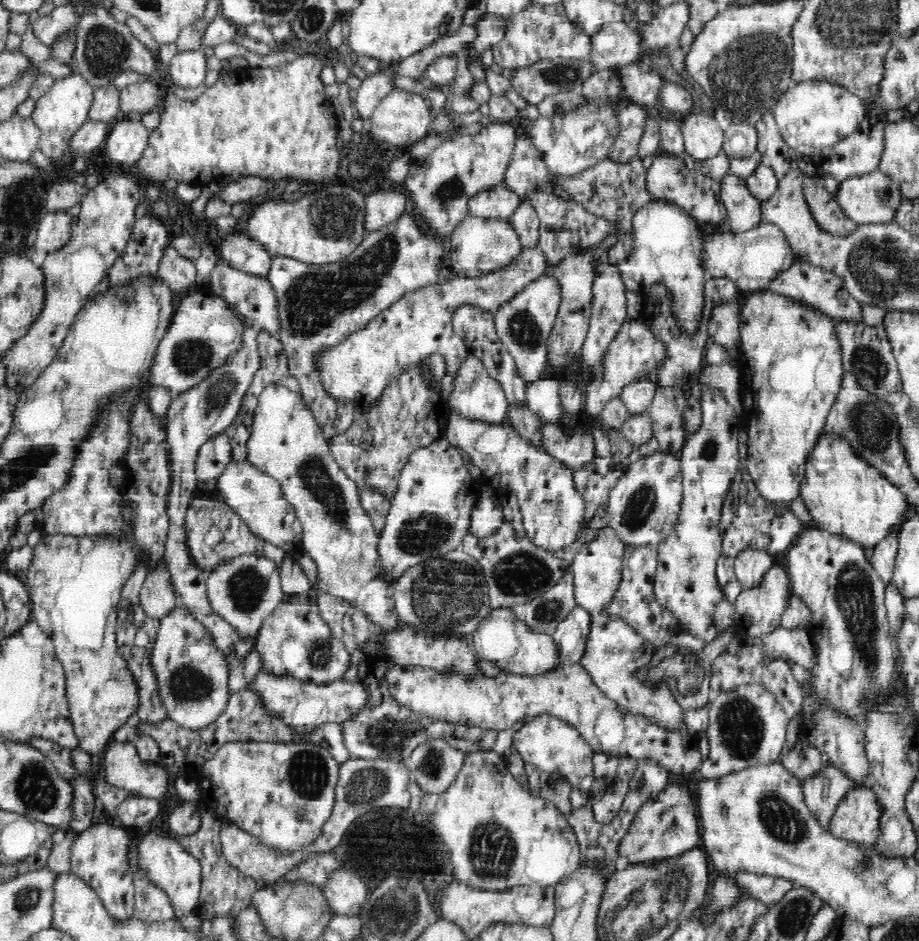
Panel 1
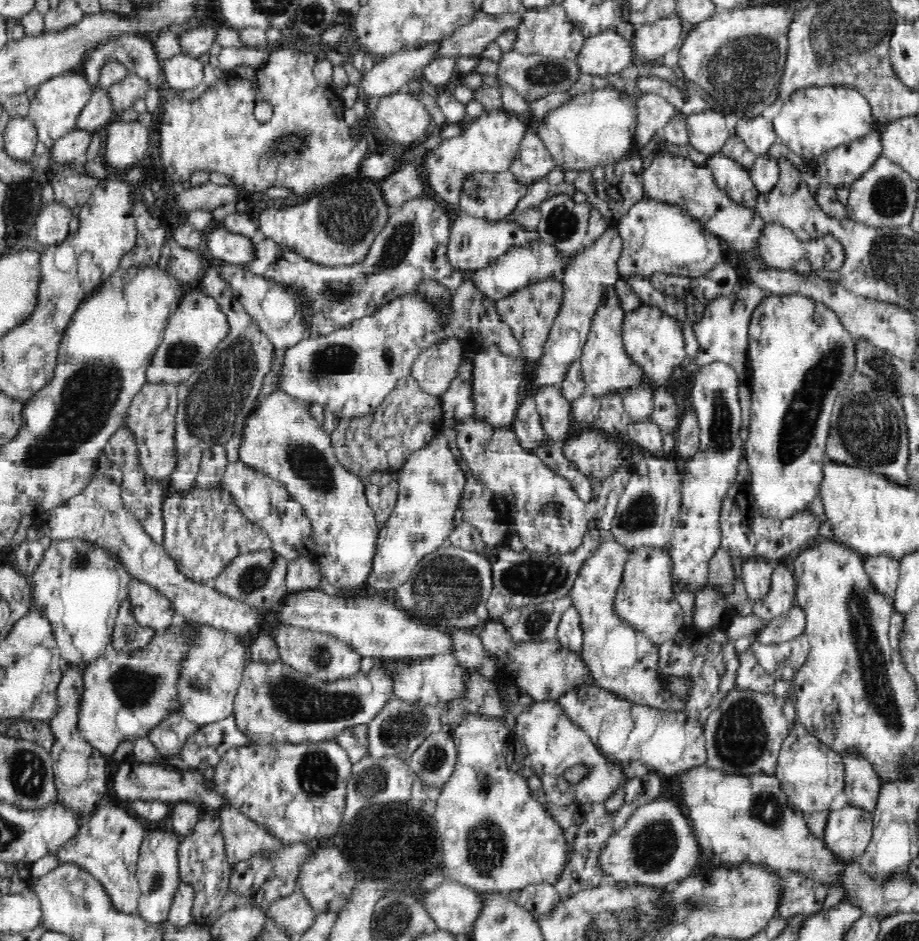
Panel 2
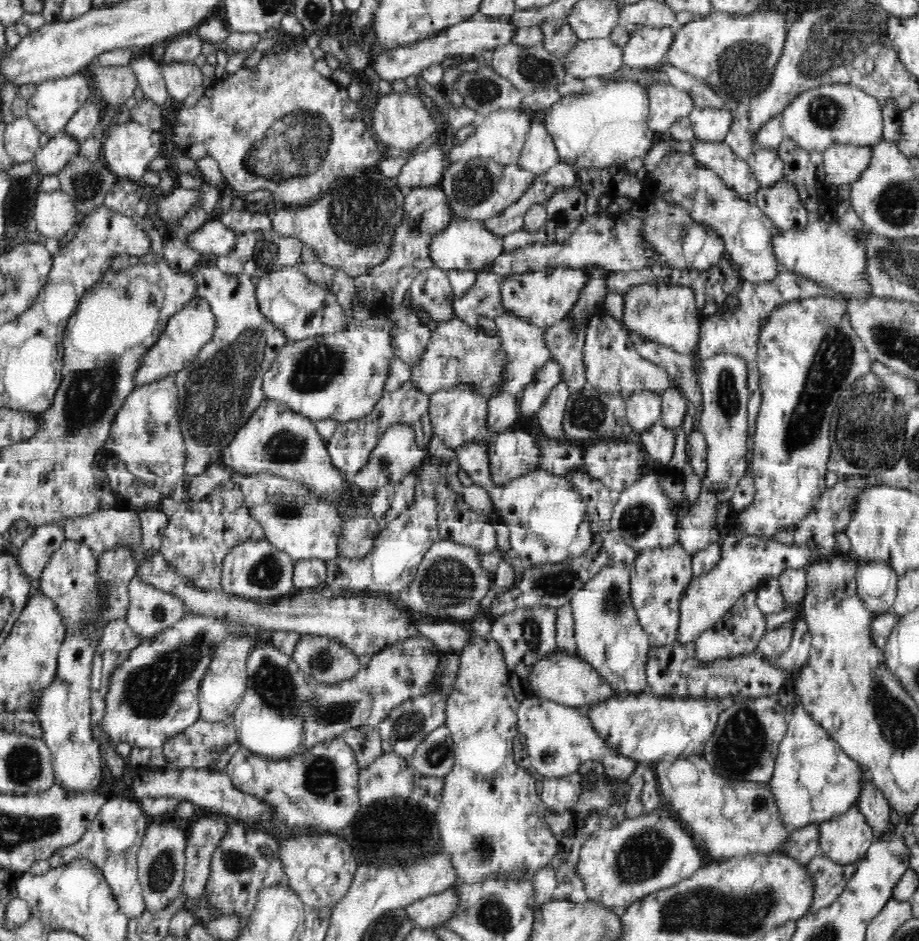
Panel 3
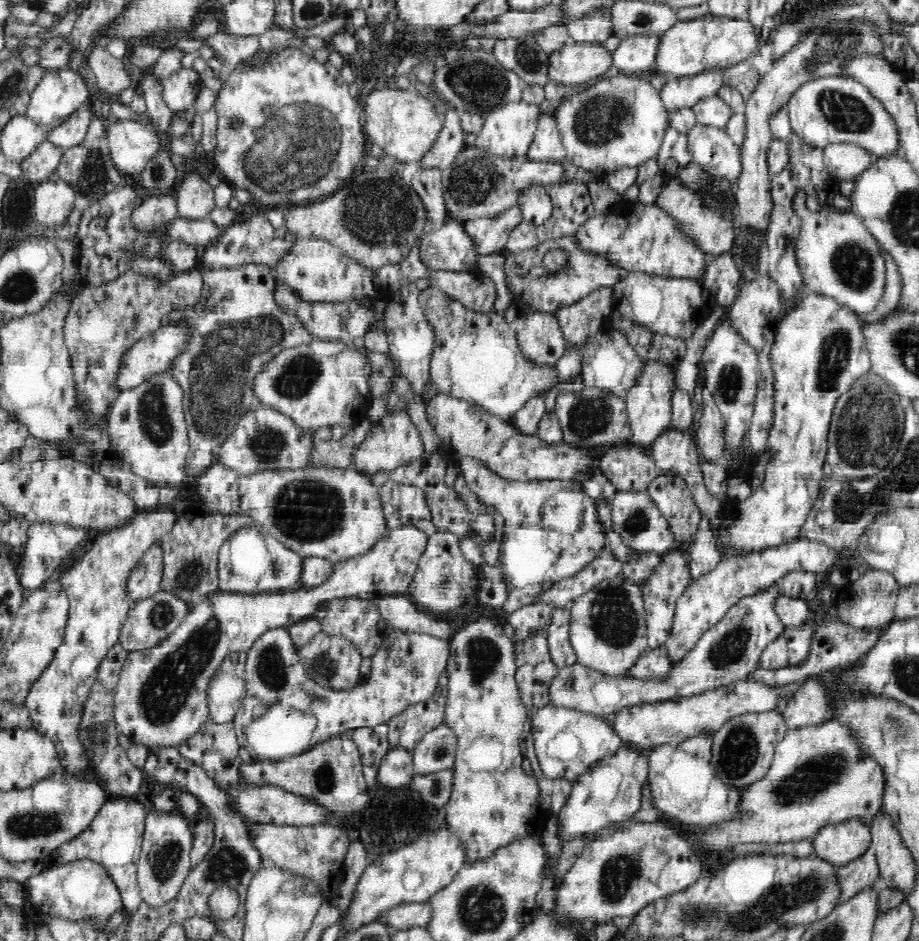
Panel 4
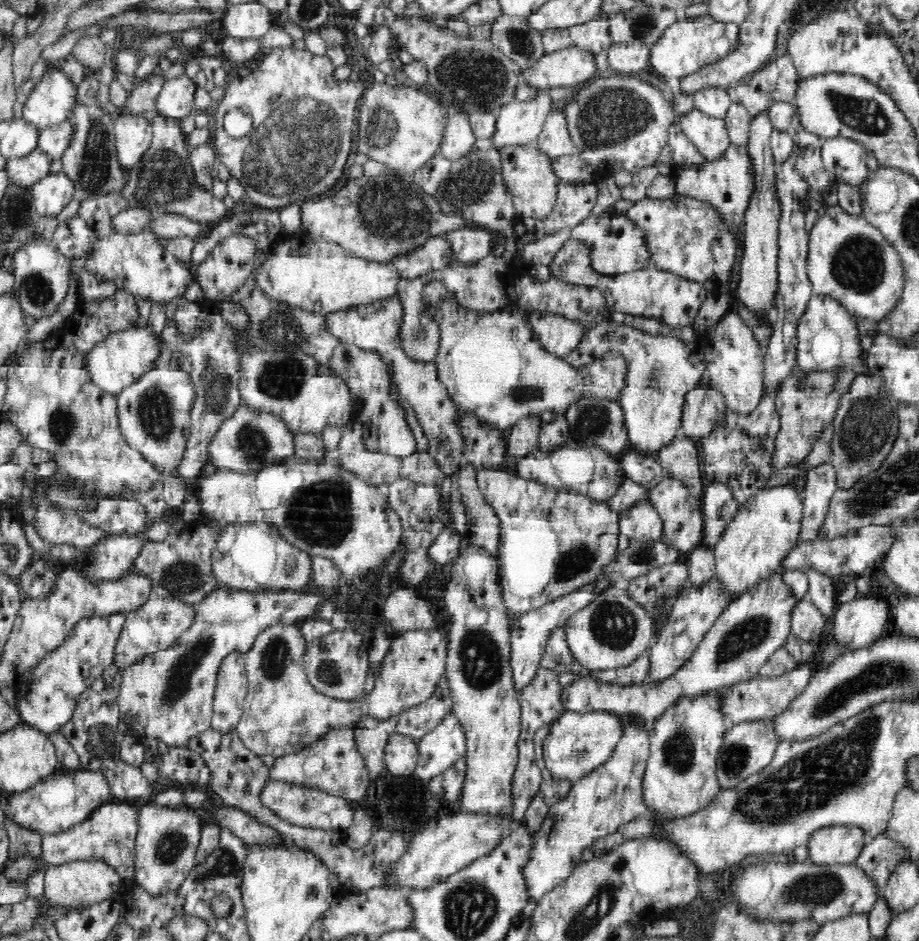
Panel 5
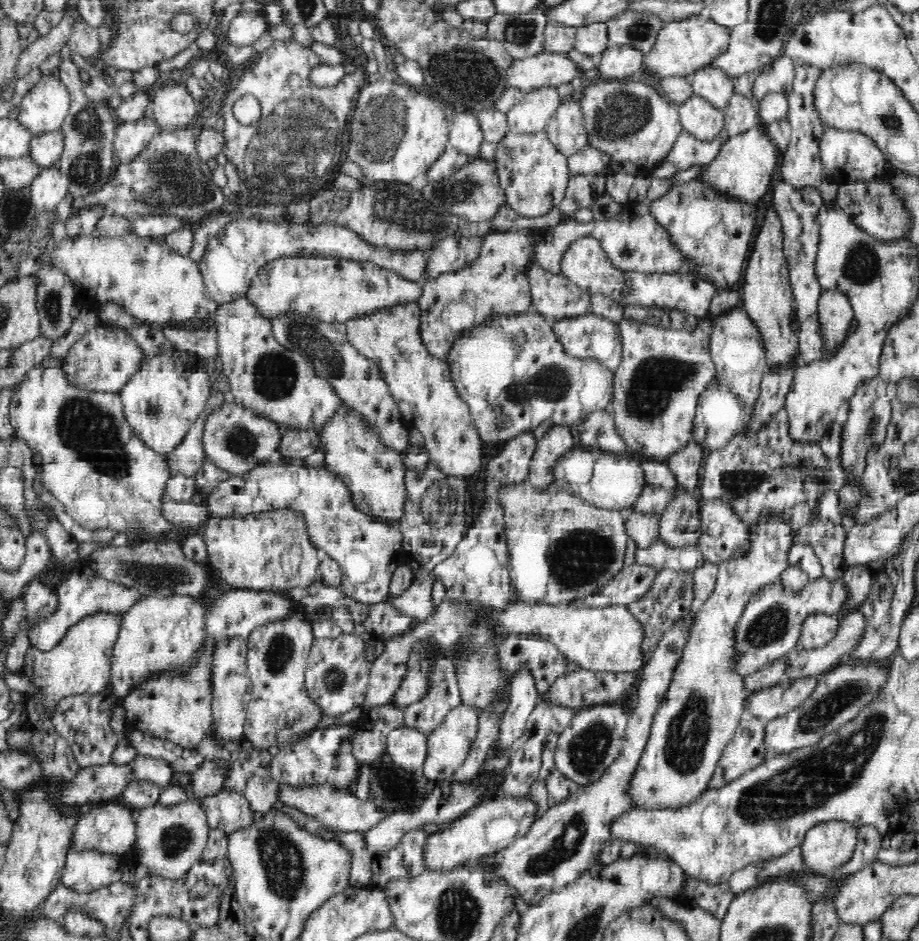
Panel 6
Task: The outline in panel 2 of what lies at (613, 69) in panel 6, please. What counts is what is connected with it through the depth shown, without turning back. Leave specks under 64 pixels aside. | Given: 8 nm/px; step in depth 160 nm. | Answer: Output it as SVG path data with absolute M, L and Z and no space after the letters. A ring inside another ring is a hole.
M677 14L670 18L642 24L633 32L630 43L633 48L633 58L636 63L658 60L666 52L674 50L680 42L682 20Z

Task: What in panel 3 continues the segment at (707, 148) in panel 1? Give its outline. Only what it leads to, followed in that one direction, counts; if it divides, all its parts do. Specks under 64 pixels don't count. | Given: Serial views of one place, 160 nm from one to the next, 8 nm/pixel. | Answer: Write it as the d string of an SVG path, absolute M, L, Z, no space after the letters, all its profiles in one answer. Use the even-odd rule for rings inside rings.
M694 107L689 114L695 137L706 141L721 141L733 123L732 115L726 109L716 107Z

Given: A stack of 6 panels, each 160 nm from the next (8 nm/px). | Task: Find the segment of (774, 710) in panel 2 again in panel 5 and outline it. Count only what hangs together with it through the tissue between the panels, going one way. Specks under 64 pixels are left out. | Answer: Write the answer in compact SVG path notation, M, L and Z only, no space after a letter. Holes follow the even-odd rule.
M772 719L739 722L730 726L717 759L716 777L722 789L736 786L744 778L764 770L772 762L778 745Z

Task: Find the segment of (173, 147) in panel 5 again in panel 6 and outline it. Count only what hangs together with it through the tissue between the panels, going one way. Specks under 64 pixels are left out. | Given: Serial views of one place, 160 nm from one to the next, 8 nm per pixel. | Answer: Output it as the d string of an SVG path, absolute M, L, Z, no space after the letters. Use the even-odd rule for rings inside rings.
M195 127L180 132L160 132L148 143L144 152L140 151L130 162L117 162L114 172L106 182L94 192L83 197L73 197L71 216L78 216L82 210L99 208L104 214L118 214L128 219L136 215L169 215L175 214L186 222L202 220L208 213L215 212L225 200L222 187L214 182L213 171L208 161L200 157L196 148L197 132Z

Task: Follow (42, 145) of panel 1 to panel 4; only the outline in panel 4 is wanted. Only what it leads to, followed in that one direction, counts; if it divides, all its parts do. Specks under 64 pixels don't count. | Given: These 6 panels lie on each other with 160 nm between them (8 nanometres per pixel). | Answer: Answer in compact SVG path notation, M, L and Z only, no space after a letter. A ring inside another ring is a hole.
M45 71L30 94L25 116L46 127L54 120L67 119L90 99L86 82L78 71Z

